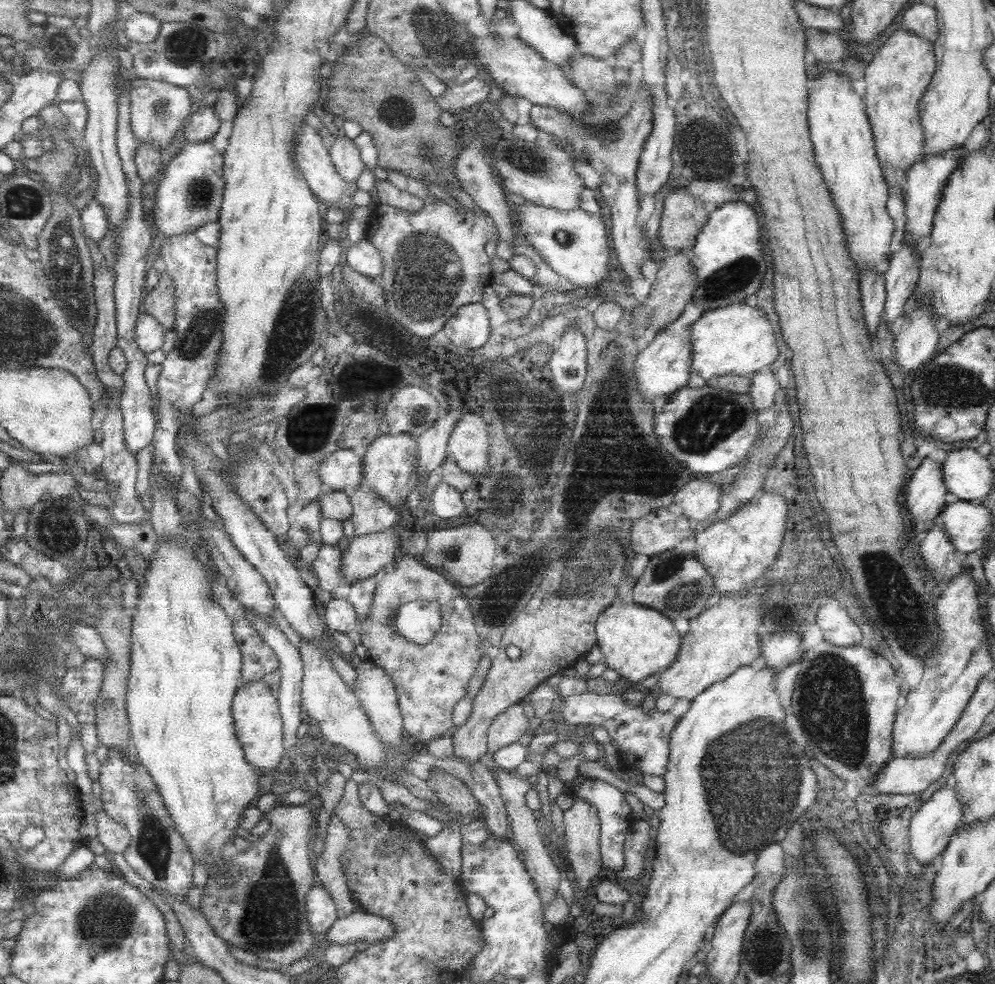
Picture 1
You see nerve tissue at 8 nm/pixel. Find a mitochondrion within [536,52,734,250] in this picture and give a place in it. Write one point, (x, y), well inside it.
(690, 132)

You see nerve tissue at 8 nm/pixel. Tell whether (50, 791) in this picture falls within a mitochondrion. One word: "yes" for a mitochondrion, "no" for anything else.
no

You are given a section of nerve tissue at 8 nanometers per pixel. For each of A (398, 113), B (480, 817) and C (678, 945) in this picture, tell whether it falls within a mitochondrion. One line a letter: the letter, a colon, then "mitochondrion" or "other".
A: mitochondrion
B: other
C: other

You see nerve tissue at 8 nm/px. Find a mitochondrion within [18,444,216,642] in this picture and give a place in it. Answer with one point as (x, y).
(56, 528)

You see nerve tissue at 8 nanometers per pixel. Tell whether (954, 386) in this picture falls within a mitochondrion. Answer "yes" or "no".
yes

